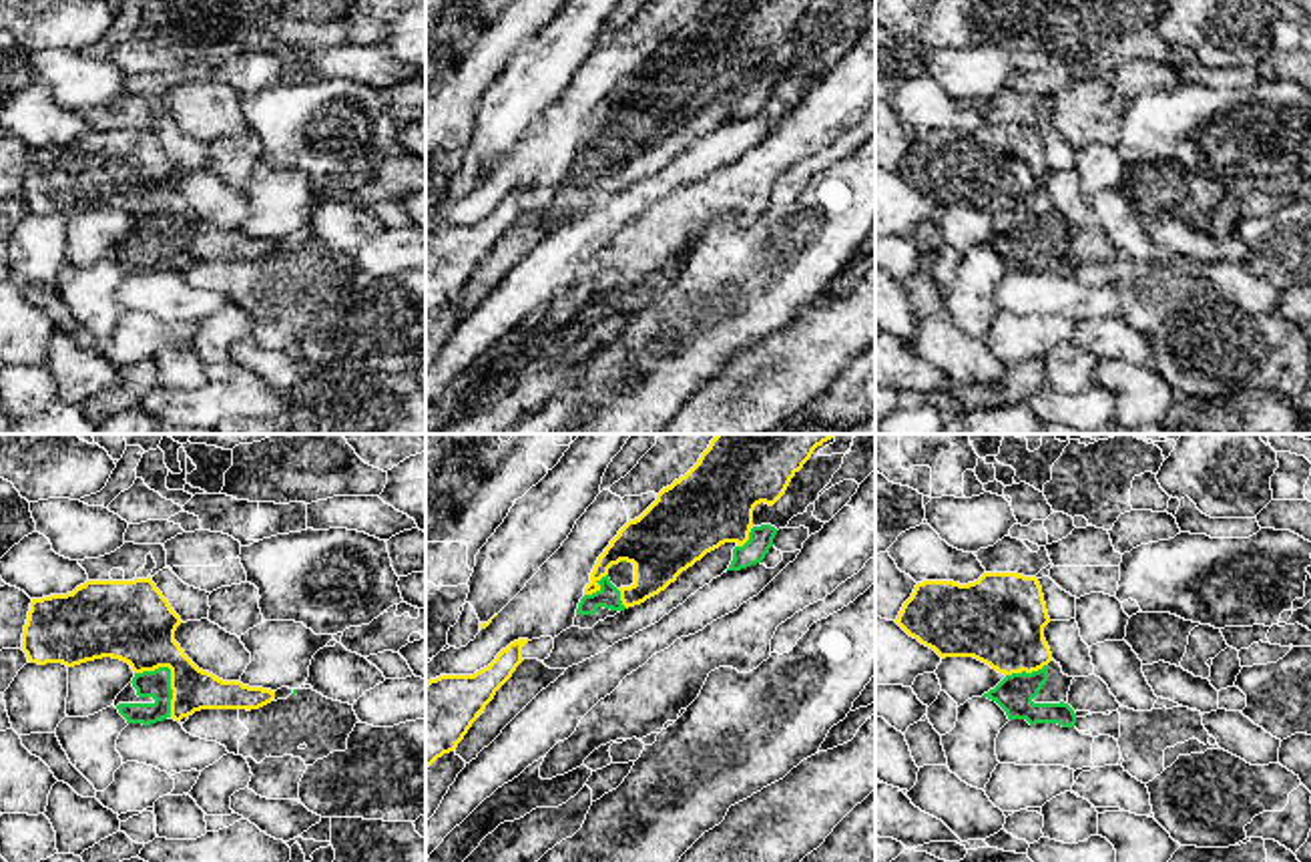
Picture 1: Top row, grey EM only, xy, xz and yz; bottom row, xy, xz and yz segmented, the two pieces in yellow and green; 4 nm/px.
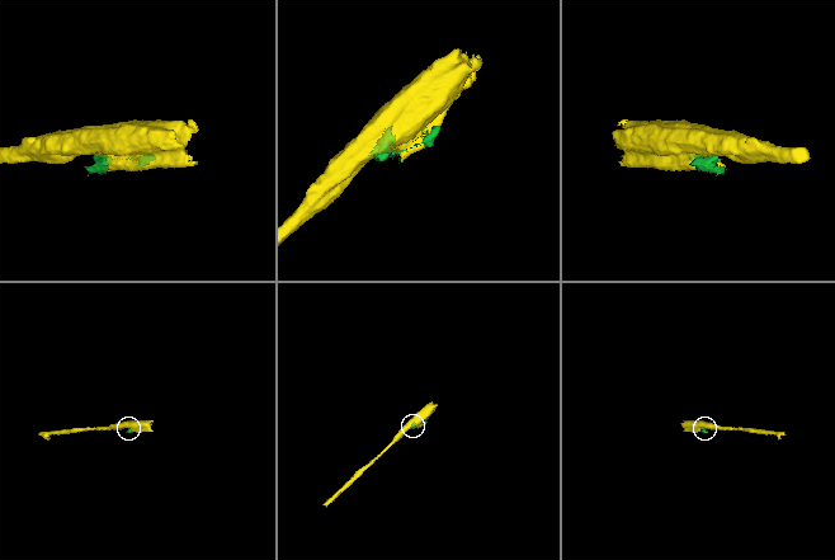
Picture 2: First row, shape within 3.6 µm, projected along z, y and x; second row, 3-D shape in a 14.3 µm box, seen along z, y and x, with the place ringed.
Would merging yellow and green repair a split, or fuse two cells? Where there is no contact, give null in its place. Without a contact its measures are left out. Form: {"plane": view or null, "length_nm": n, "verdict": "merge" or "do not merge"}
{"plane": "xy", "length_nm": 240, "verdict": "do not merge"}

